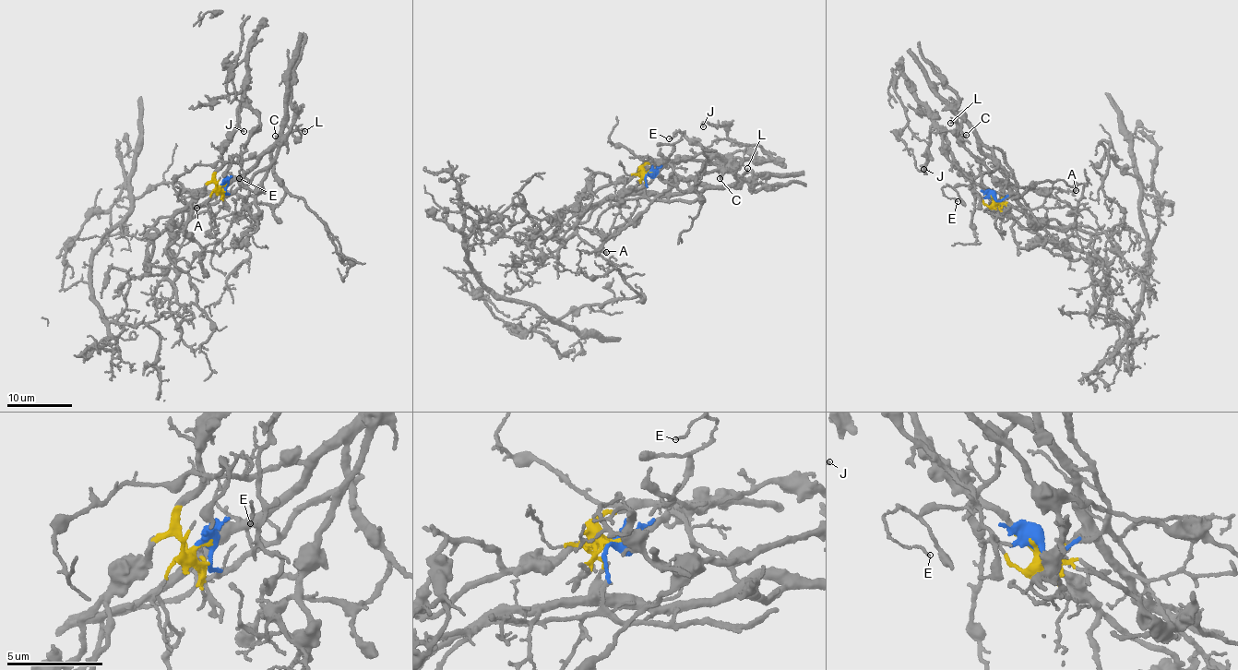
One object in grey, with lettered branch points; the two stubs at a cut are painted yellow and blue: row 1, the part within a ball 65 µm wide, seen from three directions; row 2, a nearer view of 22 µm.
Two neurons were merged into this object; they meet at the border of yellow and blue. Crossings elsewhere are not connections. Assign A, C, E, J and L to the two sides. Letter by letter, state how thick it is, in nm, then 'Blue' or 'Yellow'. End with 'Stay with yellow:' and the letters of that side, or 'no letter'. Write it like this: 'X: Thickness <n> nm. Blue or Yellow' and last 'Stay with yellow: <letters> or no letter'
A: Thickness 160 nm. Blue
C: Thickness 150 nm. Yellow
E: Thickness 110 nm. Yellow
J: Thickness 140 nm. Yellow
L: Thickness 130 nm. Yellow
Stay with yellow: C, E, J, L

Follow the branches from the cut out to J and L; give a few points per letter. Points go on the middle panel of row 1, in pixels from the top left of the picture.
J: (650, 173), (721, 160), (712, 143), (726, 137), (725, 126), (702, 126)
L: (650, 173), (642, 174), (644, 188), (663, 195), (703, 184), (733, 185), (739, 175), (748, 169)

